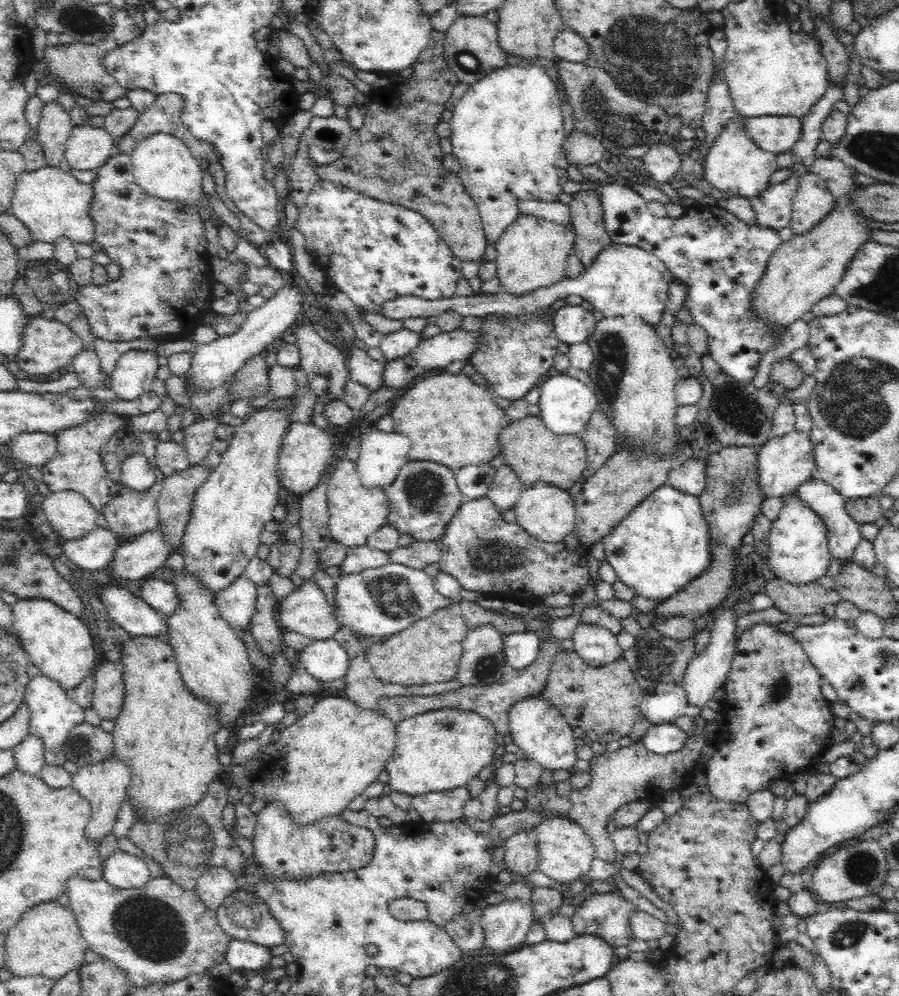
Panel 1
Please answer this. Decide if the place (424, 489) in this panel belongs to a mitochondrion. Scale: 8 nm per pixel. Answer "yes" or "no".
yes

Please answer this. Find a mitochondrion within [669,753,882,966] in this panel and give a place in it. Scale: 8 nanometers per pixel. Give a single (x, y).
(862, 868)

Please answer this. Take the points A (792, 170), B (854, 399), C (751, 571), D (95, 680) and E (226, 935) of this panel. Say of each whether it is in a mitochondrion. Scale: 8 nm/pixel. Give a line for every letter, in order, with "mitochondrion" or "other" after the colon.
A: other
B: mitochondrion
C: other
D: other
E: other

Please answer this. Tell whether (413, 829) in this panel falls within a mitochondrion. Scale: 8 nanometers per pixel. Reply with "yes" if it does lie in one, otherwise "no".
no

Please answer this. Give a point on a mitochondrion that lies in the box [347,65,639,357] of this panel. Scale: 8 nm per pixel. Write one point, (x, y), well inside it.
(407, 164)

